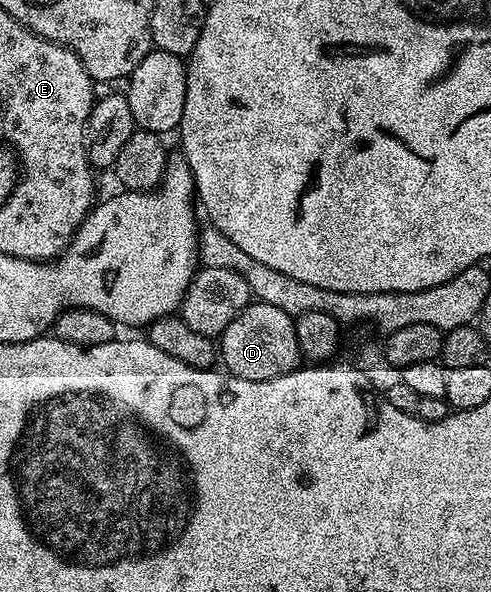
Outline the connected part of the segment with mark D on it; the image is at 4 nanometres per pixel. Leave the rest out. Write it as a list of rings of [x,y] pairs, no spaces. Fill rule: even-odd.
[[[254,300],[221,332],[219,361],[232,377],[248,381],[266,381],[290,373],[303,361],[299,339],[295,339],[294,318],[279,307],[271,307],[271,303]]]

